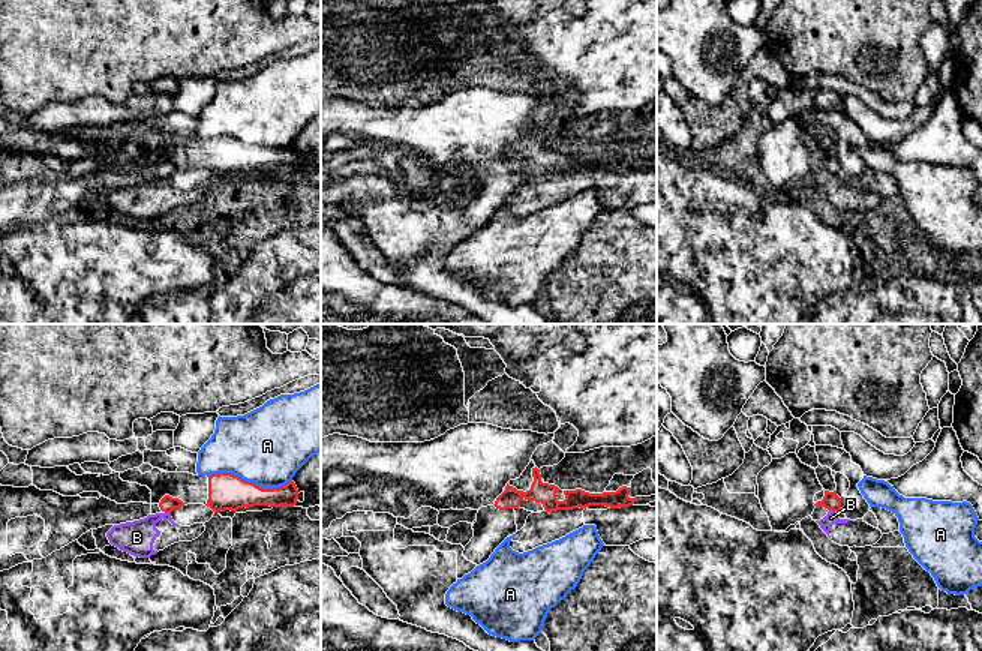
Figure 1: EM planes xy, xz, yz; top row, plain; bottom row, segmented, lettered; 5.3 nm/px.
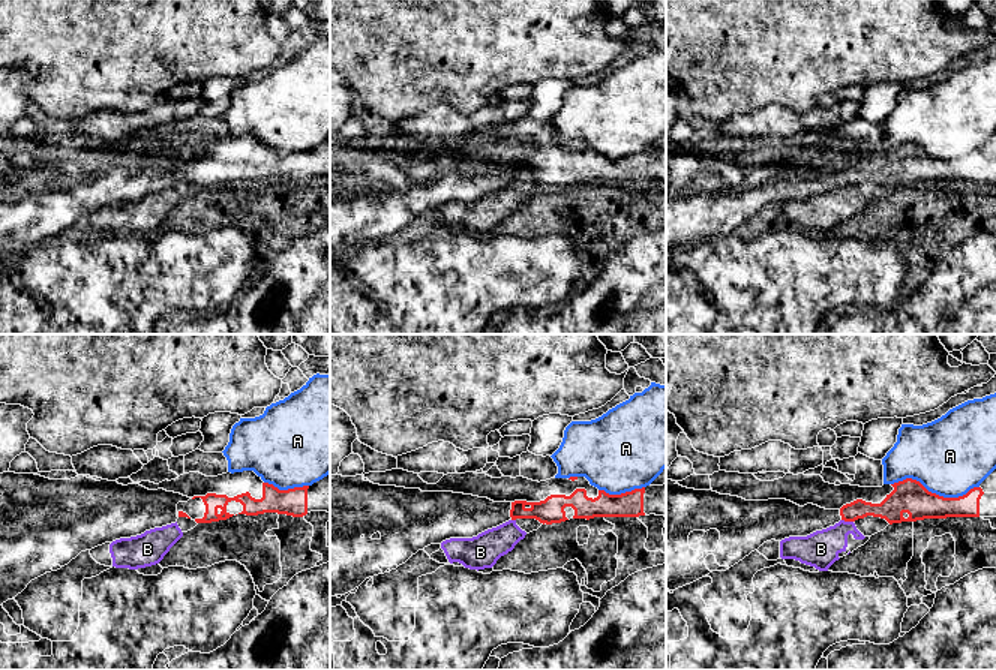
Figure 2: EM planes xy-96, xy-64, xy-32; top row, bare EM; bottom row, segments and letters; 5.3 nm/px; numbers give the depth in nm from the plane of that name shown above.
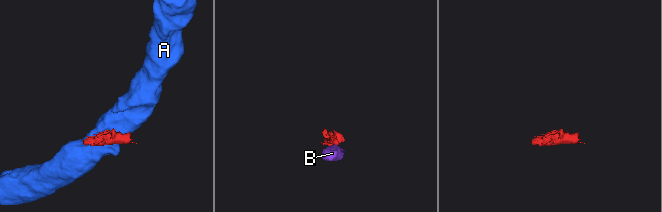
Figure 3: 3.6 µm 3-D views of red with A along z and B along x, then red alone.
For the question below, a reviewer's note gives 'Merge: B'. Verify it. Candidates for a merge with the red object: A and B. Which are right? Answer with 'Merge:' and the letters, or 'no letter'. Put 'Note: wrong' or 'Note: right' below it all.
Merge: no letter
Note: wrong

